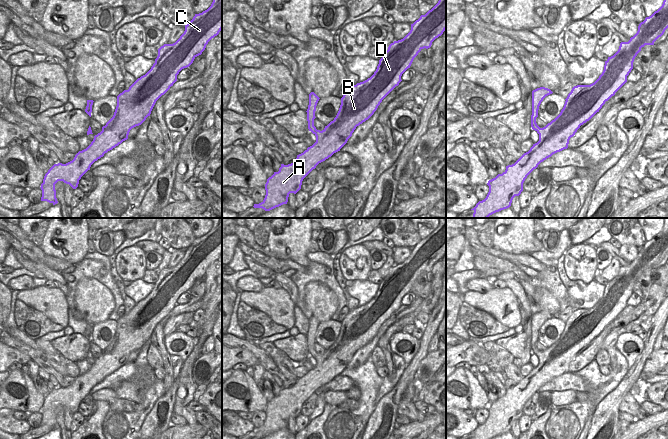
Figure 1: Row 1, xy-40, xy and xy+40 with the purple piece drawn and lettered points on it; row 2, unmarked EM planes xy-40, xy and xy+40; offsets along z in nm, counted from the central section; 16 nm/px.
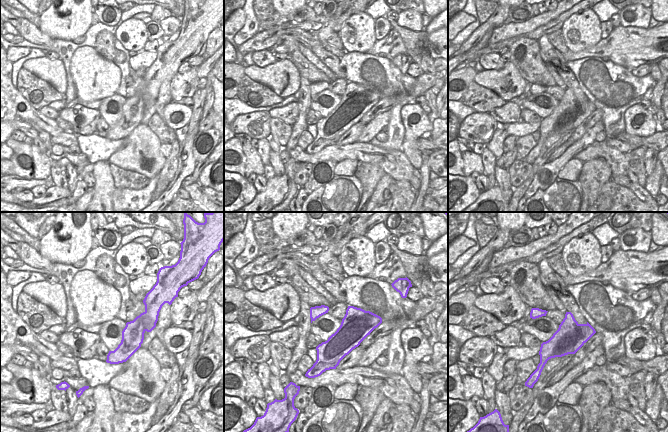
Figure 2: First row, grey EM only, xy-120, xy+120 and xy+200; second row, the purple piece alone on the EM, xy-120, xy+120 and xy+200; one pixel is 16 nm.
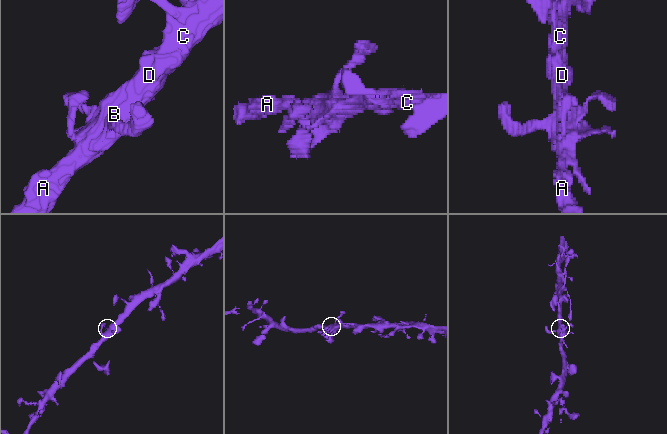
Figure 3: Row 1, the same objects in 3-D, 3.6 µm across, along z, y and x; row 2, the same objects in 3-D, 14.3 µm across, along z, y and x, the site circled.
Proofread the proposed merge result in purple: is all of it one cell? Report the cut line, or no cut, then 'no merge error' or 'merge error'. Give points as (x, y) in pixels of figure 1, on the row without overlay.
no cut; no merge error

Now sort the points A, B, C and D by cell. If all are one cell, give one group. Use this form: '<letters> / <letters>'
A B C D

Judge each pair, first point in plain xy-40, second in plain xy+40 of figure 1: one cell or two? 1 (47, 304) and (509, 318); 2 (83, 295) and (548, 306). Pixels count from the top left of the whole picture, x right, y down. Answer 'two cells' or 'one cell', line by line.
1: one cell
2: one cell

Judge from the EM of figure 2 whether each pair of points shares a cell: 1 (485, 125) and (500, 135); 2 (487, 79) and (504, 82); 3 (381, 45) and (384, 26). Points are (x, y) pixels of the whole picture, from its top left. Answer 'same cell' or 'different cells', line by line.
1: different cells
2: same cell
3: different cells

